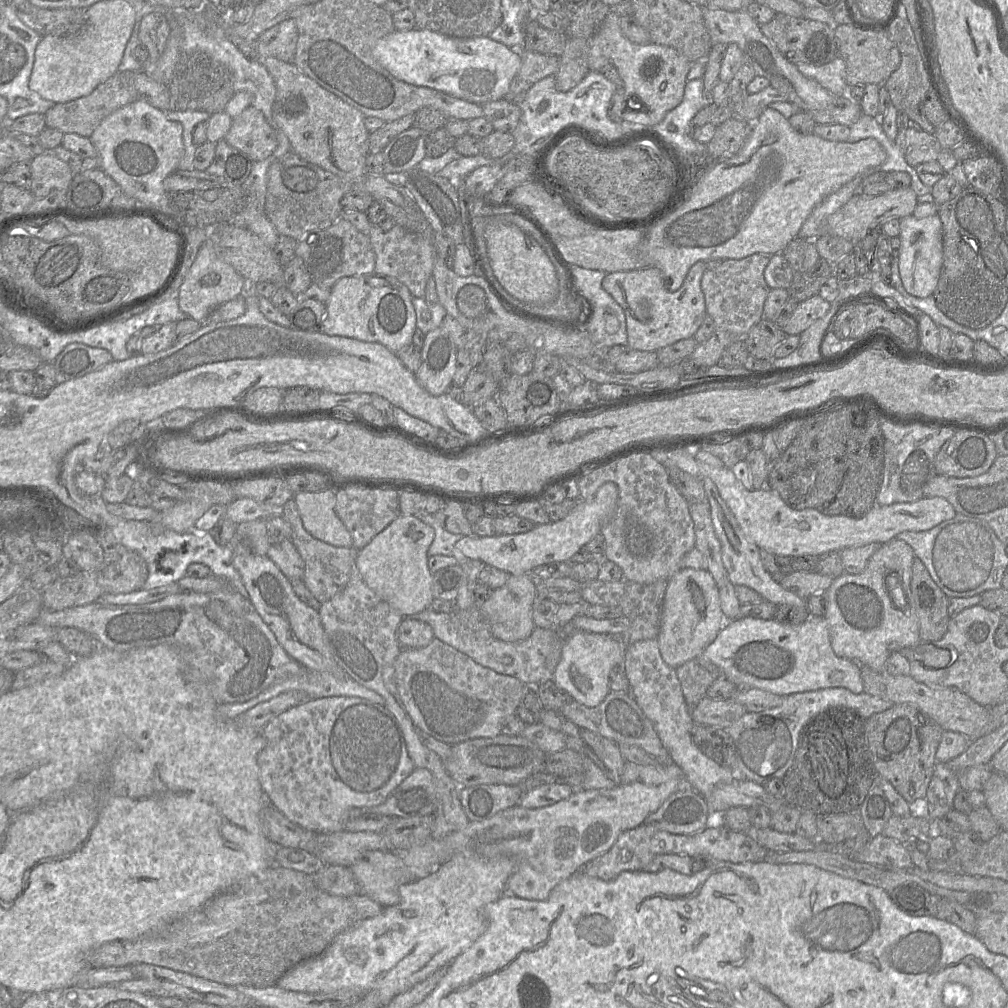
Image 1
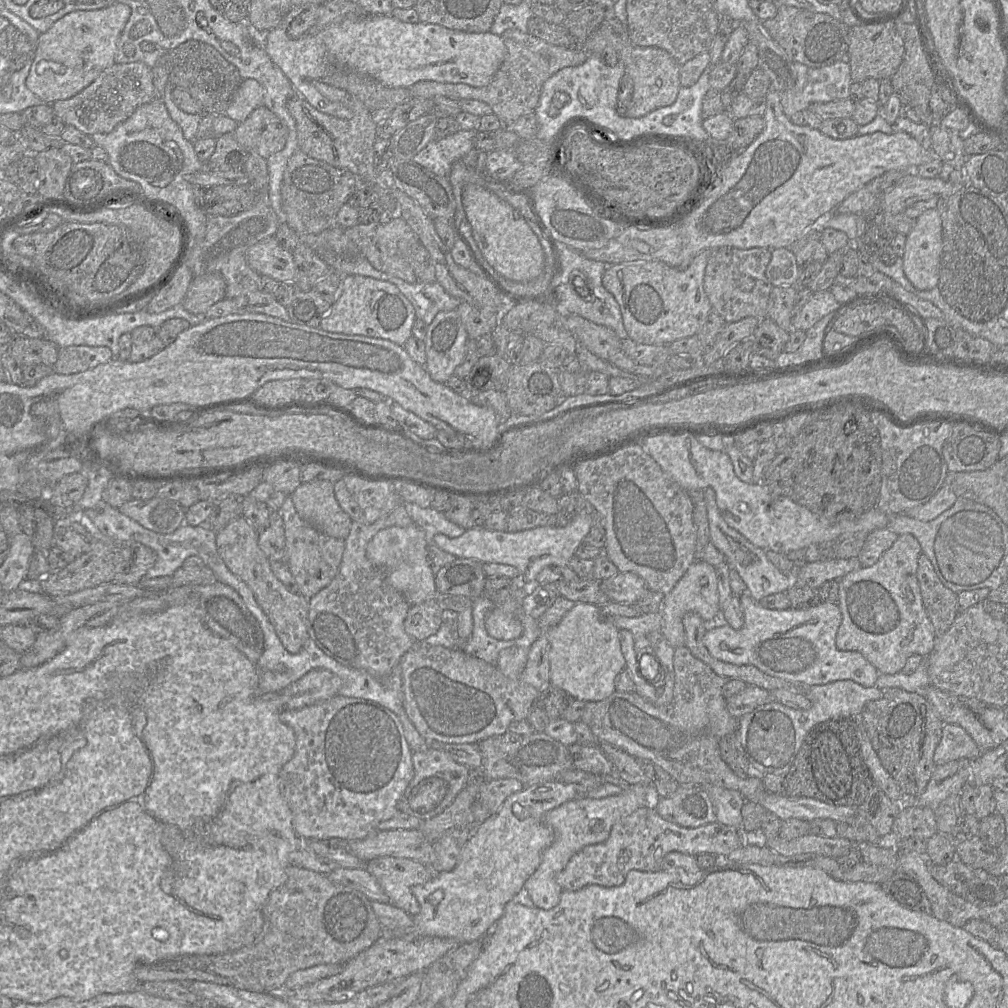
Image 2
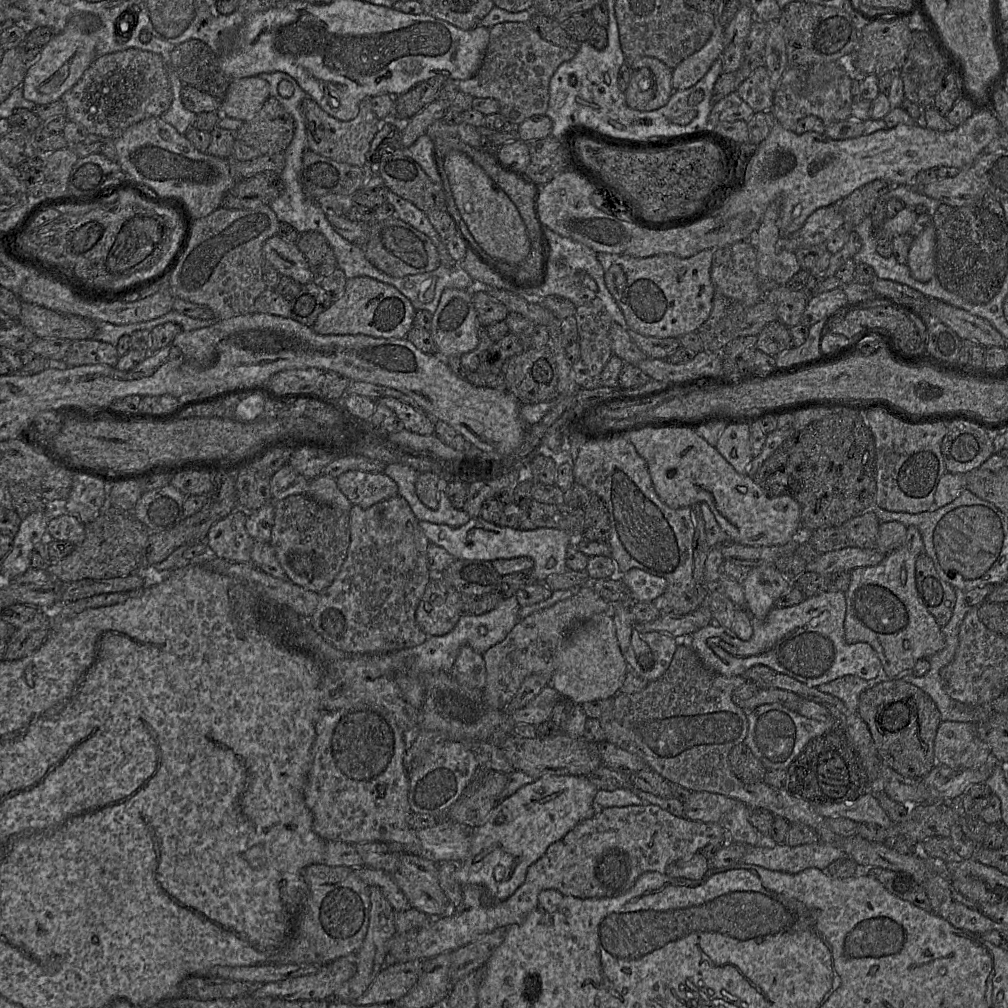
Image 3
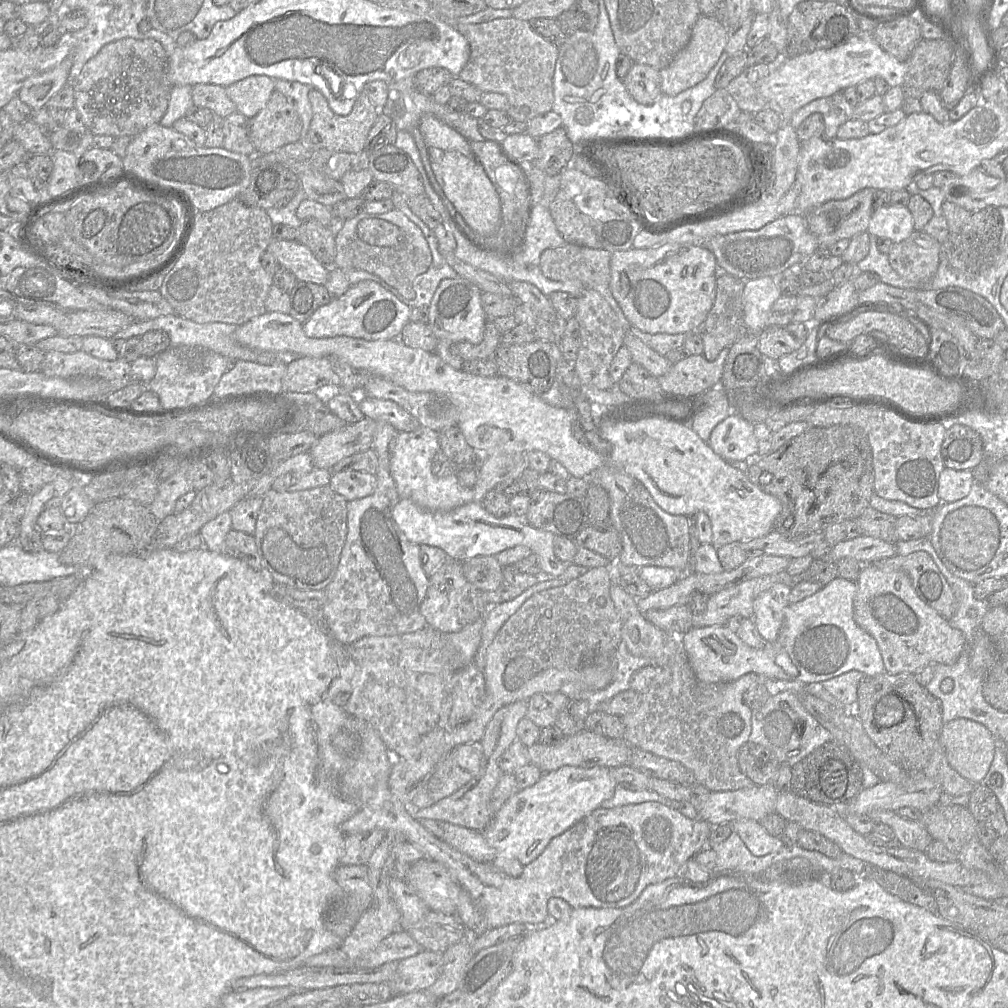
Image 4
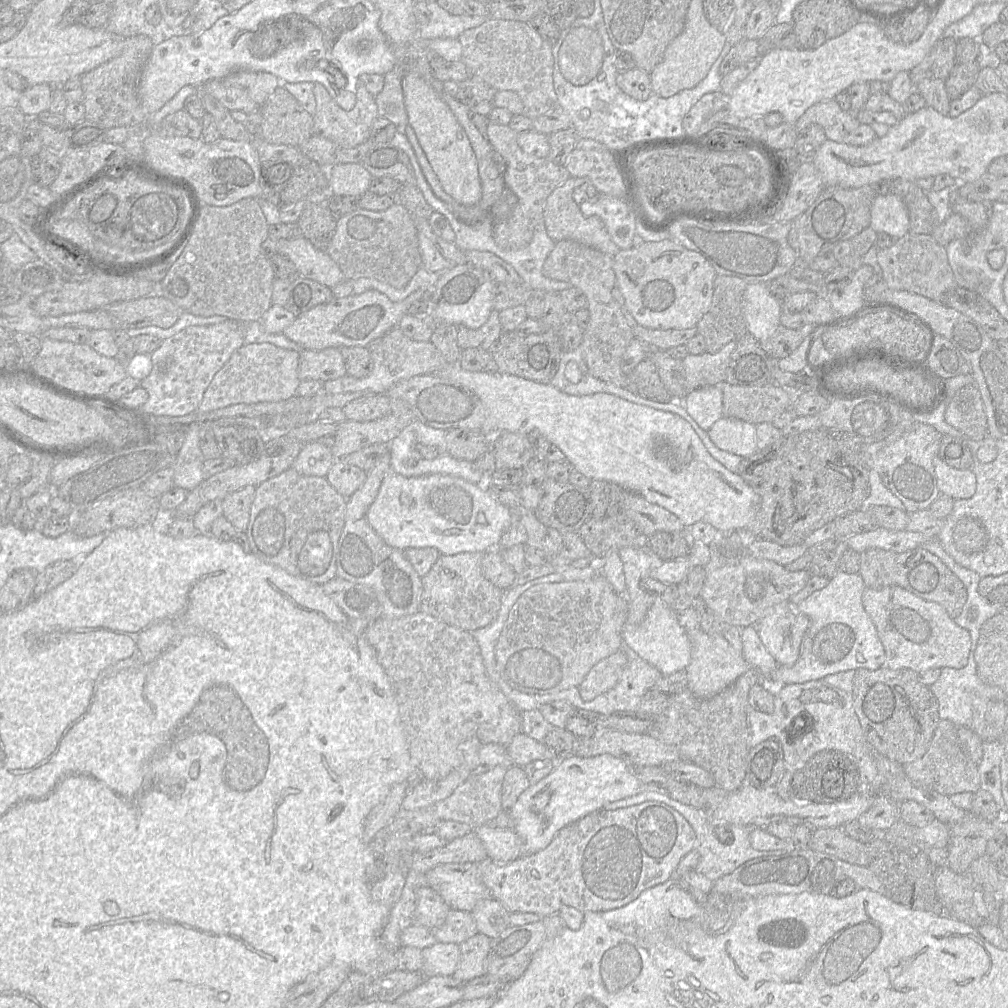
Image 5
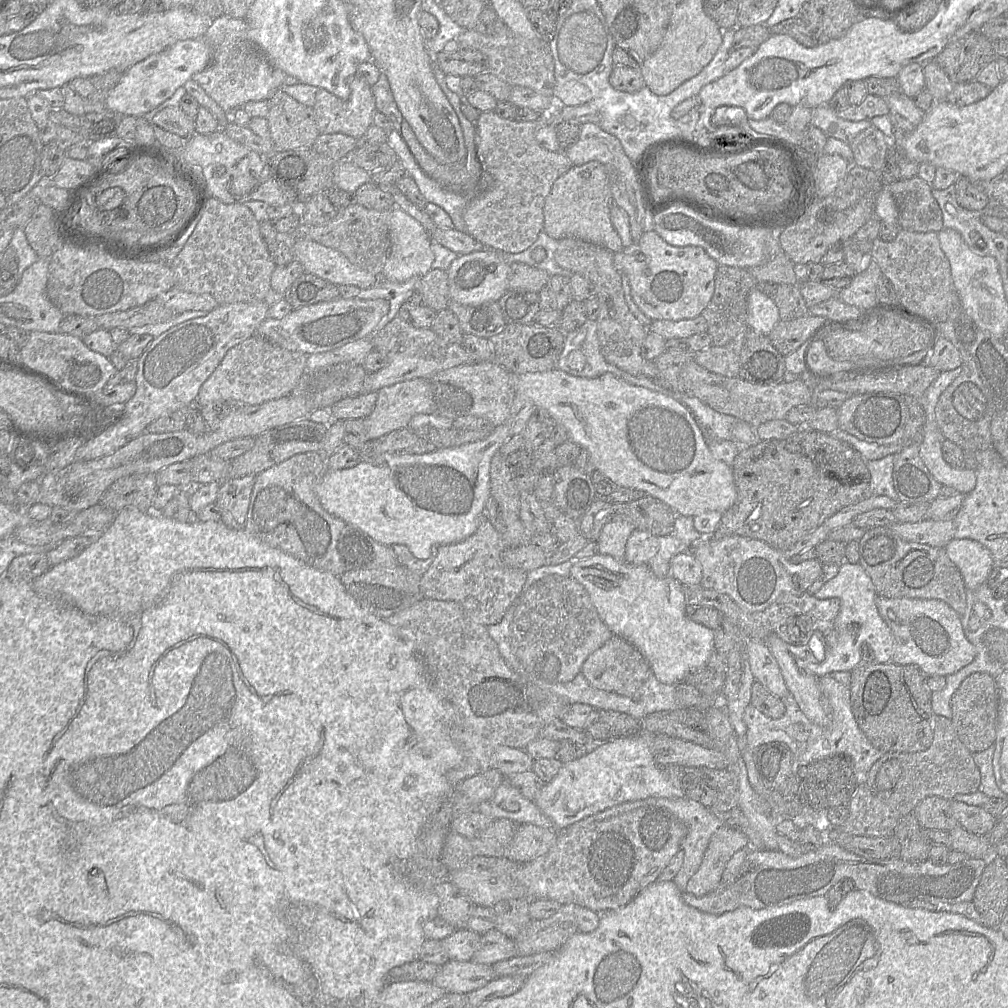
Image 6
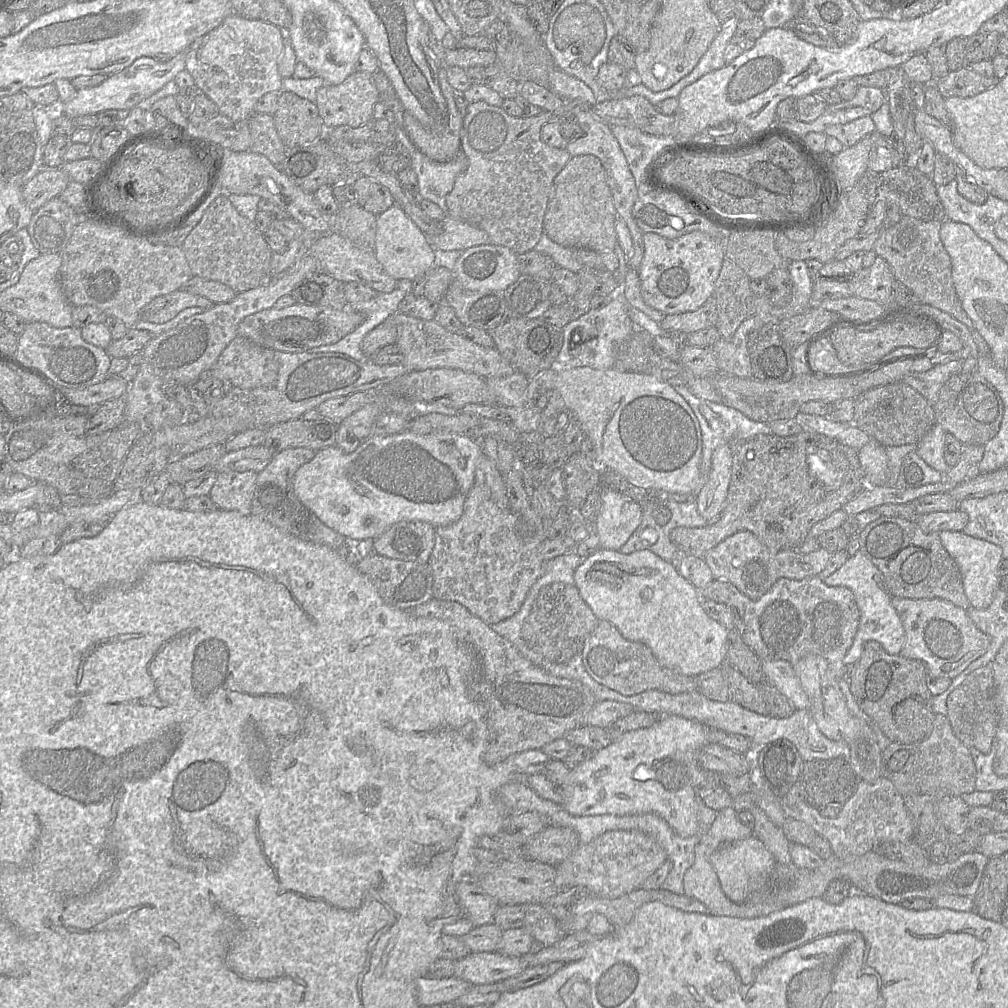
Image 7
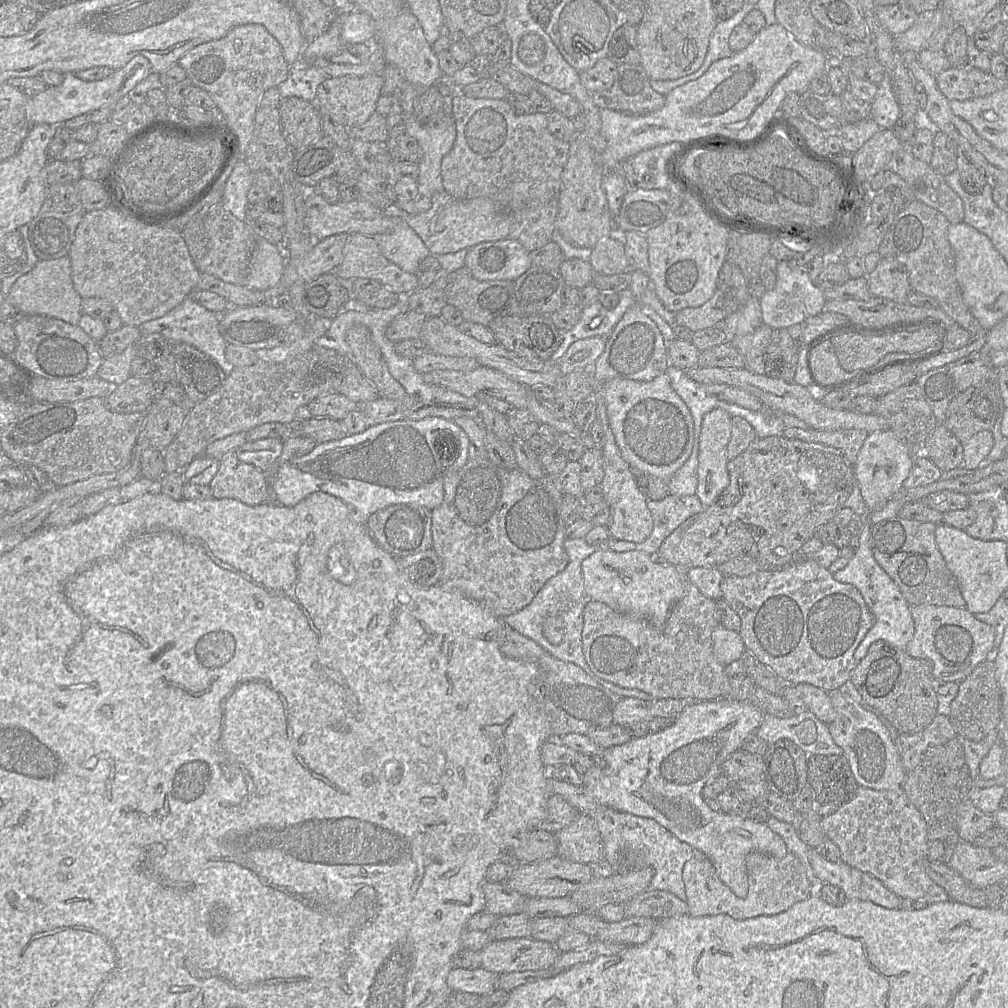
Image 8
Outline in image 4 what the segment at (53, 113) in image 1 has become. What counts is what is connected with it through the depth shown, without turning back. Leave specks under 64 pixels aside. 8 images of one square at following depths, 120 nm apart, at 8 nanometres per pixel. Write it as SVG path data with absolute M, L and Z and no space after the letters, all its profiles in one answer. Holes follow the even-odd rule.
M123 38L110 42L90 58L71 84L74 90L75 108L83 124L93 135L108 135L114 138L134 137L147 127L158 124L167 111L172 85L167 77L168 54L155 39Z

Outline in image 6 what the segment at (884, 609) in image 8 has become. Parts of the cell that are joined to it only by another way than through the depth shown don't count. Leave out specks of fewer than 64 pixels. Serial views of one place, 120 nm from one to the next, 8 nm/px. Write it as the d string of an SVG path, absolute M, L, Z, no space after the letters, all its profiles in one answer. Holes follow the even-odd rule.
M843 562L837 575L827 581L816 593L817 599L838 598L840 610L832 629L824 633L825 659L818 664L810 664L810 671L823 677L837 671L851 671L861 660L861 646L867 645L877 662L891 662L894 652L894 638L889 626L880 616L877 606L877 593L870 576L861 564Z

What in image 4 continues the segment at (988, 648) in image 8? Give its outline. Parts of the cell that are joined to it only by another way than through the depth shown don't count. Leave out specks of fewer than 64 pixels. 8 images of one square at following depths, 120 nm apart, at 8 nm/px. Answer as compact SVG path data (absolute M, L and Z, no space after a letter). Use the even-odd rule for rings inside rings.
M864 564L860 571L857 592L854 597L854 620L860 628L876 640L885 671L890 674L915 674L929 664L954 664L965 645L963 632L953 628L949 621L918 597L905 572L899 570L883 571L873 564Z

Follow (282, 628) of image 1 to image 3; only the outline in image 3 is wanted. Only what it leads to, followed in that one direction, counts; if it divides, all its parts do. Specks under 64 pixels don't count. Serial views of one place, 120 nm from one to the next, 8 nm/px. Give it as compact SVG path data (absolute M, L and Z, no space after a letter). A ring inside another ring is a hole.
M236 509L209 529L204 541L214 556L234 563L251 562L254 540L245 528L247 514Z

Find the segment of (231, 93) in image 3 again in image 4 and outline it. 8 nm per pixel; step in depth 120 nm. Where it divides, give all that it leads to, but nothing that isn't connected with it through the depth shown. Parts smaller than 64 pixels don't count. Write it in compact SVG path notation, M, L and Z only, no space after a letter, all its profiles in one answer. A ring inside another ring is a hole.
M251 75L225 87L225 91L230 100L236 105L237 112L247 119L251 119L267 104L275 91L275 81L266 75Z

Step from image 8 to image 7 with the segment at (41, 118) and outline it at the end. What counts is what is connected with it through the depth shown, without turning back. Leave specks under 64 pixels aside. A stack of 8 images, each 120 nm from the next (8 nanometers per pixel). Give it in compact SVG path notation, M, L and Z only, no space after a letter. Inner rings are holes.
M182 51L166 62L154 60L151 57L140 57L129 67L120 72L109 75L100 85L77 90L73 100L67 103L58 103L54 107L56 113L69 118L98 114L106 110L131 110L141 101L150 97L165 84L172 81L175 76L185 69L186 51Z

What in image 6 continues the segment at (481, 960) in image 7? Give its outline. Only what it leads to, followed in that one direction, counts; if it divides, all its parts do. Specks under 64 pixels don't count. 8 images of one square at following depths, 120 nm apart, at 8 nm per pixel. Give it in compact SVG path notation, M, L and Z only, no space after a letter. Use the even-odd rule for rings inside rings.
M449 960L440 967L431 982L445 990L447 994L467 994L487 985L495 978L491 965Z

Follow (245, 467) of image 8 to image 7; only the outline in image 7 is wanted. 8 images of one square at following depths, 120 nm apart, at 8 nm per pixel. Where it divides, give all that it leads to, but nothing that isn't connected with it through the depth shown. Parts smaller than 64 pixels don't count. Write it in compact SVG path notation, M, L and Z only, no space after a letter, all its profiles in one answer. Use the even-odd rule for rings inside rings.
M255 471L219 473L209 496L219 509L250 515L257 475Z

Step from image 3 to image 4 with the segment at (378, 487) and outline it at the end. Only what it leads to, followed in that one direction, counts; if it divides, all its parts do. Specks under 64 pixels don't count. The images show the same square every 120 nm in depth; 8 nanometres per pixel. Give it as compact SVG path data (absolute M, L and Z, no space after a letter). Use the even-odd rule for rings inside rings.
M344 470L331 475L329 486L347 501L352 501L372 494L376 484L377 480L374 474Z

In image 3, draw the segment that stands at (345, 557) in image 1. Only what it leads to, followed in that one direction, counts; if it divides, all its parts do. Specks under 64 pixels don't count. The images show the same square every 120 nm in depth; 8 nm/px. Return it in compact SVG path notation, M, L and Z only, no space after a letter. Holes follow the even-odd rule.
M291 495L273 502L273 506L274 523L269 544L286 581L321 593L332 584L345 560L350 539L348 512L317 502L307 495Z

